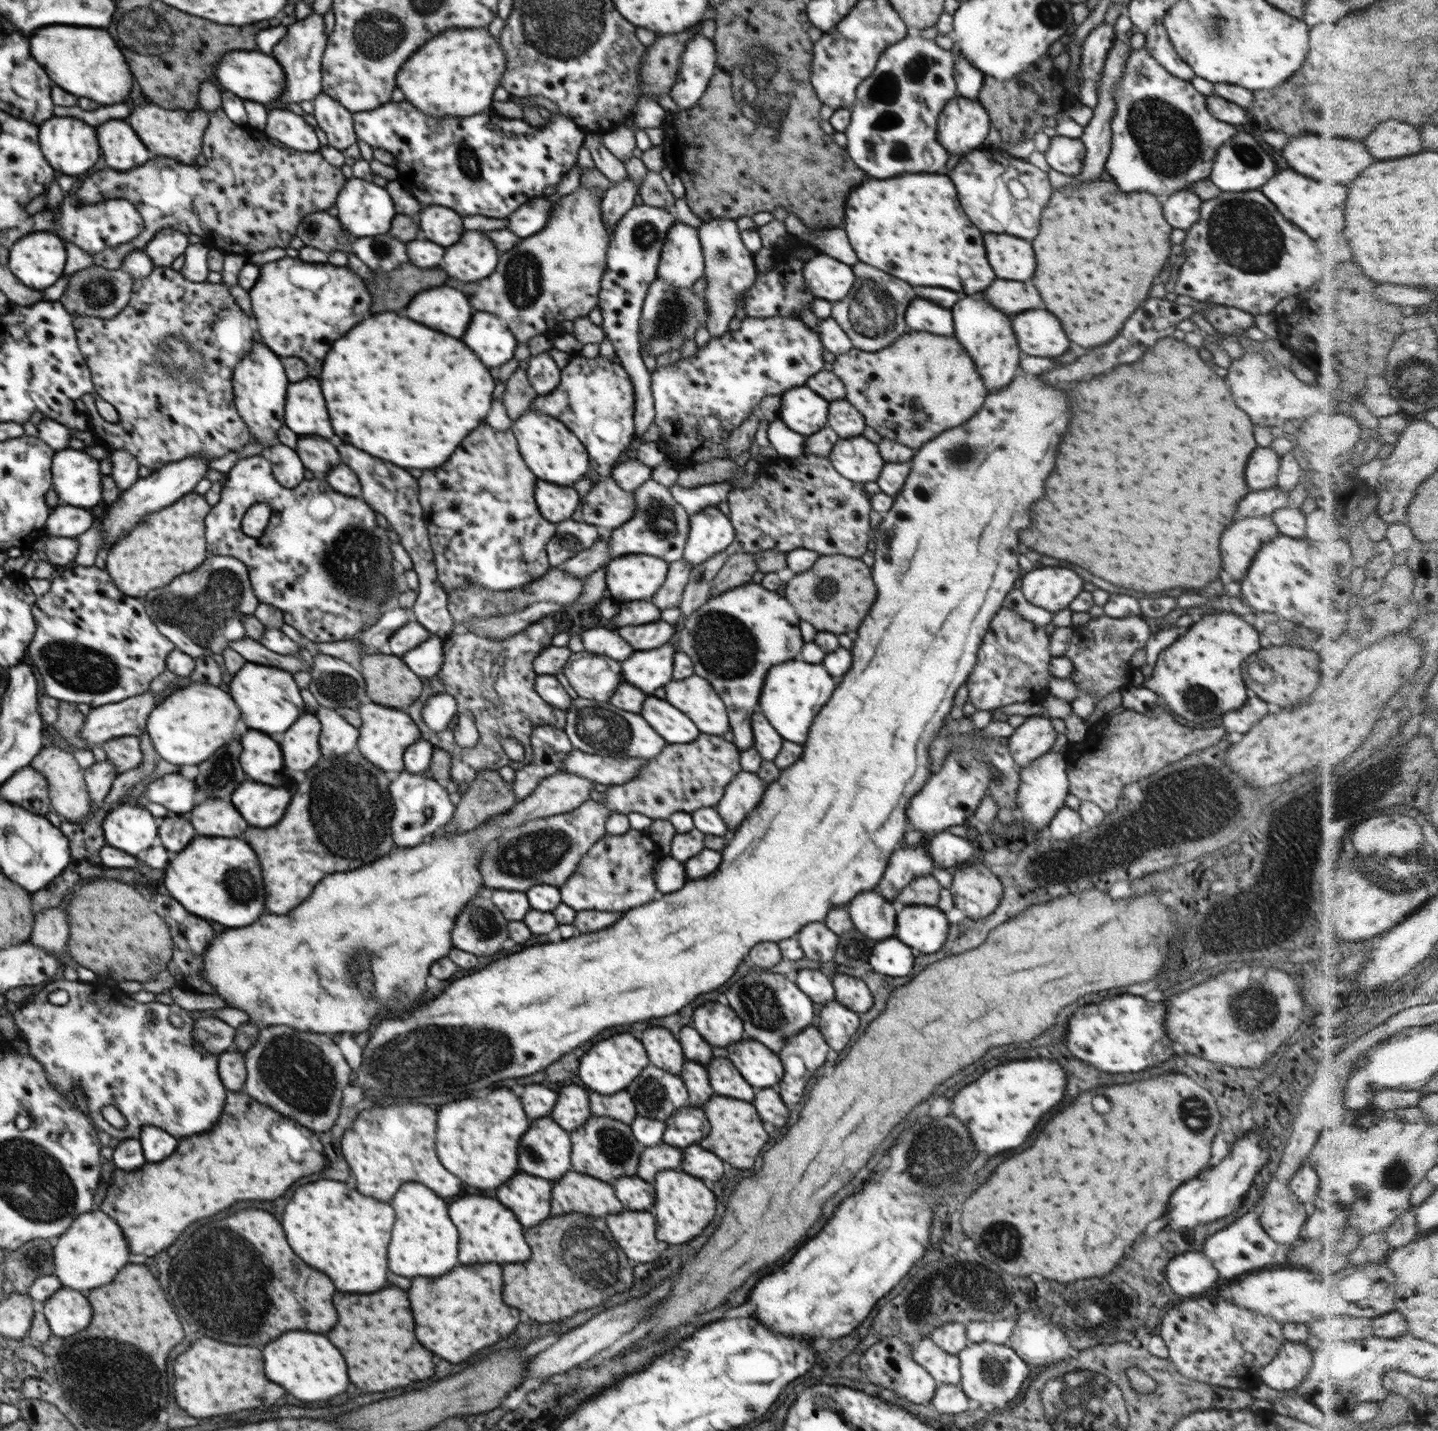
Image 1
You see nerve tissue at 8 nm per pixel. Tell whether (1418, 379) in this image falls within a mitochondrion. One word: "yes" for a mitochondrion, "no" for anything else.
yes

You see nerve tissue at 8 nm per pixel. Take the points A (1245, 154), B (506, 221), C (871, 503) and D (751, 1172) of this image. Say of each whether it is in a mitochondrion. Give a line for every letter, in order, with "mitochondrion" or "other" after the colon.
A: mitochondrion
B: other
C: other
D: other

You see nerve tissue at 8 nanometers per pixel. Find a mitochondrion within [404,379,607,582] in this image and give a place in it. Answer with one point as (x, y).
(567, 541)

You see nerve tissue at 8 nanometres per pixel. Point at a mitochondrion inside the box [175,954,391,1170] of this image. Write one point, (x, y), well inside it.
(298, 1070)

